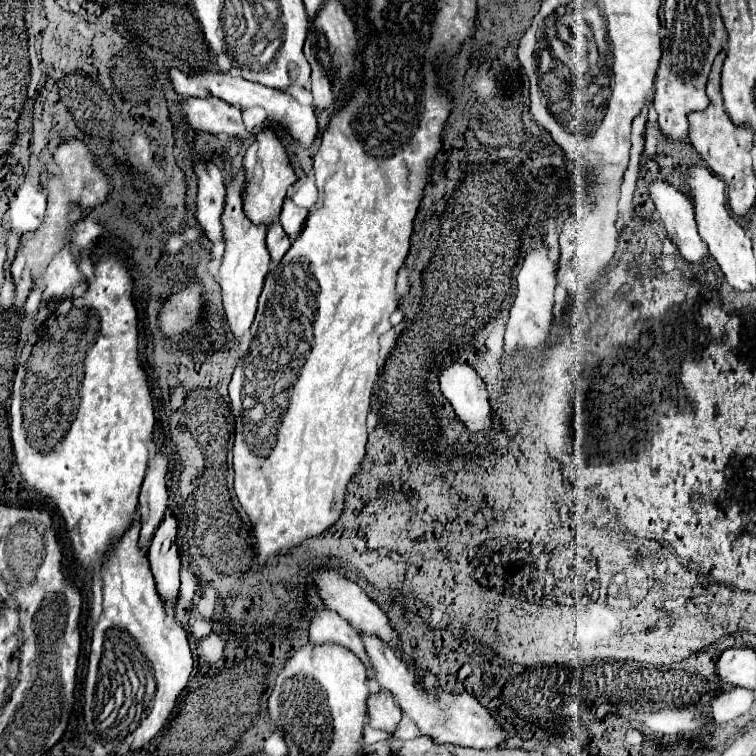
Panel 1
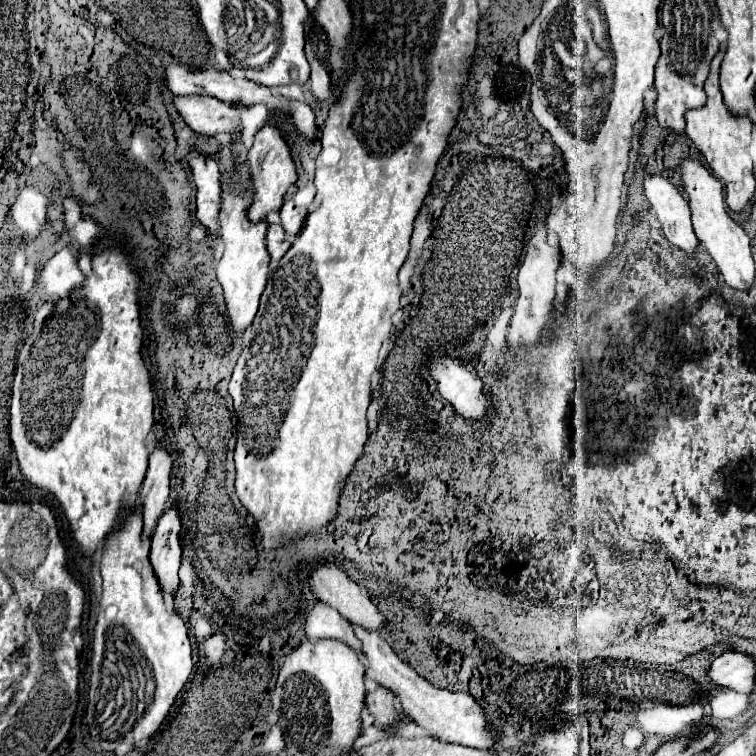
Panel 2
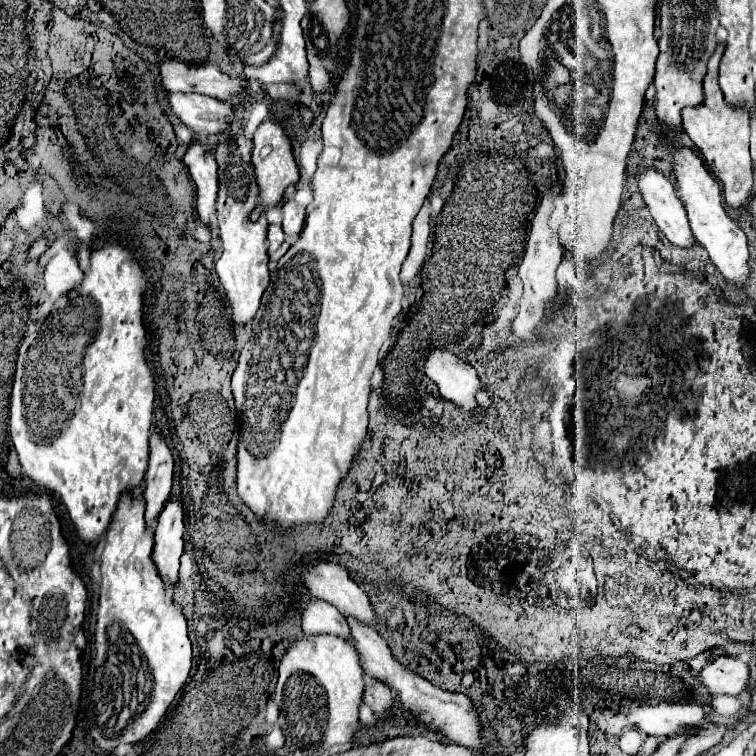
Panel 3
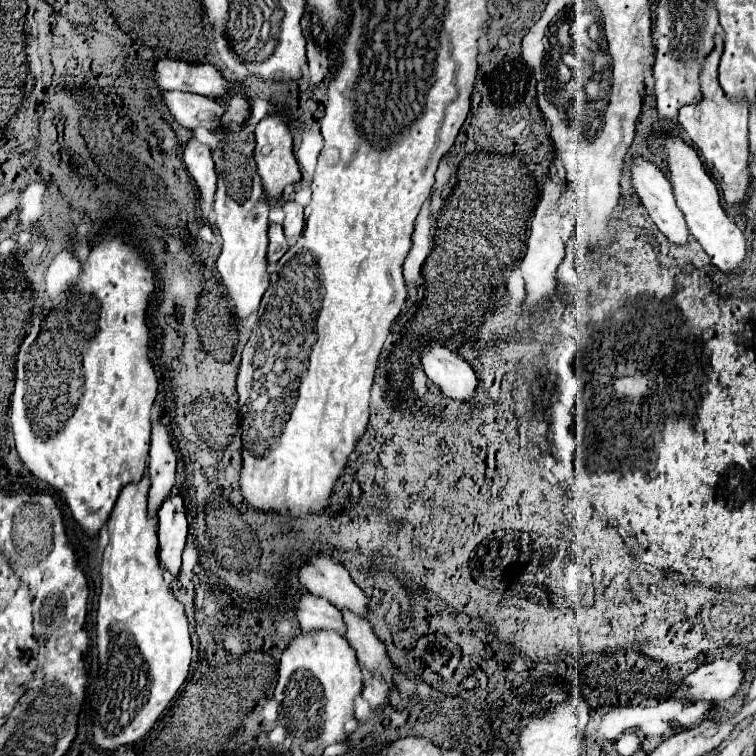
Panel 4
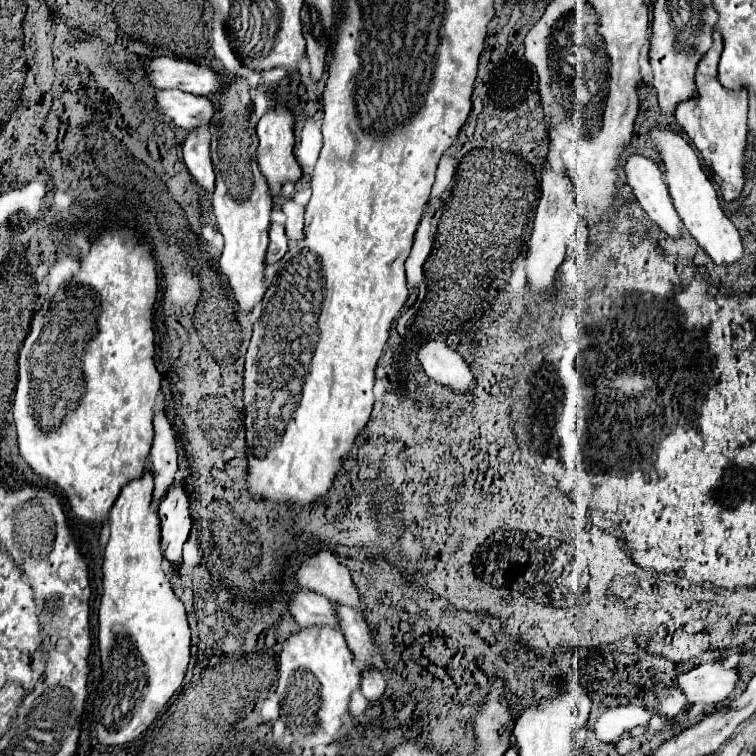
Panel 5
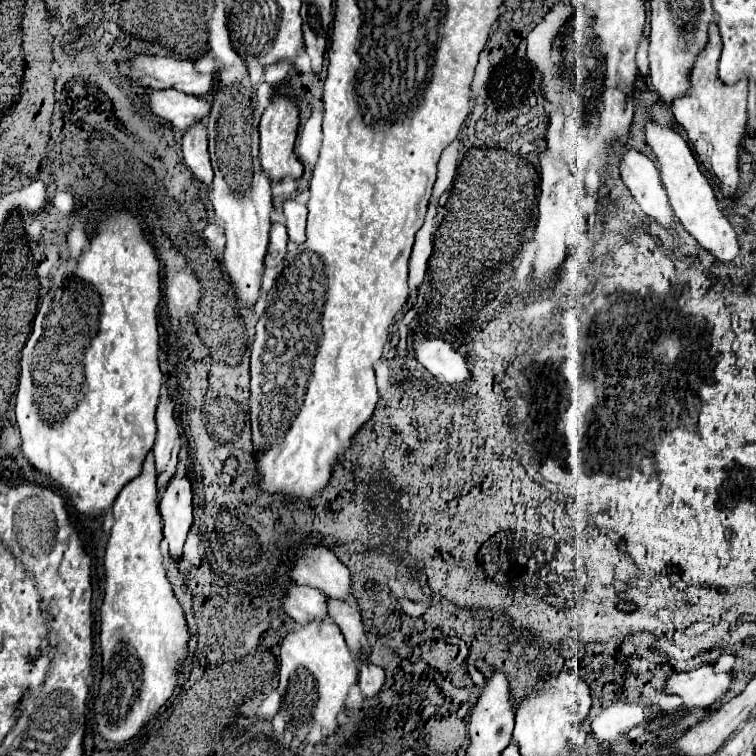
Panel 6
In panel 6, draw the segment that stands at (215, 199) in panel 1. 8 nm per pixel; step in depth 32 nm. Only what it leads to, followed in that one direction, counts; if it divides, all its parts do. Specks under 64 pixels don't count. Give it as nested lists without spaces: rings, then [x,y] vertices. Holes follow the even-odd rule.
[[[194,124],[192,128],[186,130],[182,138],[182,156],[184,156],[184,164],[190,168],[194,178],[210,188],[214,180],[214,170],[210,164],[208,136],[204,124]]]

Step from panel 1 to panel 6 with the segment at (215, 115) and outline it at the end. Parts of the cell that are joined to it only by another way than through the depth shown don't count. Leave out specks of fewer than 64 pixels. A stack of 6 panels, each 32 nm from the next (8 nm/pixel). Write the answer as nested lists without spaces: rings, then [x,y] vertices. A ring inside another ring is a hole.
[[[152,90],[146,102],[156,116],[170,120],[176,128],[182,130],[204,122],[210,116],[210,104],[204,98],[178,90]]]

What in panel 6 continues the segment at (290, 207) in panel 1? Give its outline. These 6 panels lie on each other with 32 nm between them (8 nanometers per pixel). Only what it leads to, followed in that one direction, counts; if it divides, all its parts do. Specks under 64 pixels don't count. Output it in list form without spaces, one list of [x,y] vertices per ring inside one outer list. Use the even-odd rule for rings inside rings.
[[[286,200],[284,202],[284,216],[286,216],[286,230],[288,230],[288,238],[296,244],[304,242],[304,228],[306,228],[306,206],[294,202],[294,200]]]

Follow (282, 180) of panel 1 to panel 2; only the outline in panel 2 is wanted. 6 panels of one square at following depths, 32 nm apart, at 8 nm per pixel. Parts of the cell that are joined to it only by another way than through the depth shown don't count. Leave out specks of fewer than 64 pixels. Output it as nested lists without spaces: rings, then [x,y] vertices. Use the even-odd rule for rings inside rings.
[[[264,124],[254,138],[252,148],[248,150],[248,168],[250,168],[250,178],[252,178],[252,186],[254,186],[254,194],[252,194],[252,204],[248,208],[248,218],[252,222],[260,222],[266,220],[270,212],[278,212],[282,208],[282,198],[288,190],[288,186],[292,186],[298,176],[296,176],[296,168],[294,162],[290,158],[290,150],[288,144],[284,142],[284,138],[280,136],[278,128]]]

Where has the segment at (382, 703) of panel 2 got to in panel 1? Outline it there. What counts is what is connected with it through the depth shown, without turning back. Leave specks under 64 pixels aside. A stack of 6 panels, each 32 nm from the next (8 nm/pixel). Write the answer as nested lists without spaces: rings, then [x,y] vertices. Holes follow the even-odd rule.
[[[382,690],[378,694],[370,694],[368,716],[370,716],[370,728],[380,730],[388,736],[396,734],[398,724],[402,720],[402,712],[400,712],[398,704],[394,702],[394,696],[388,690]]]

